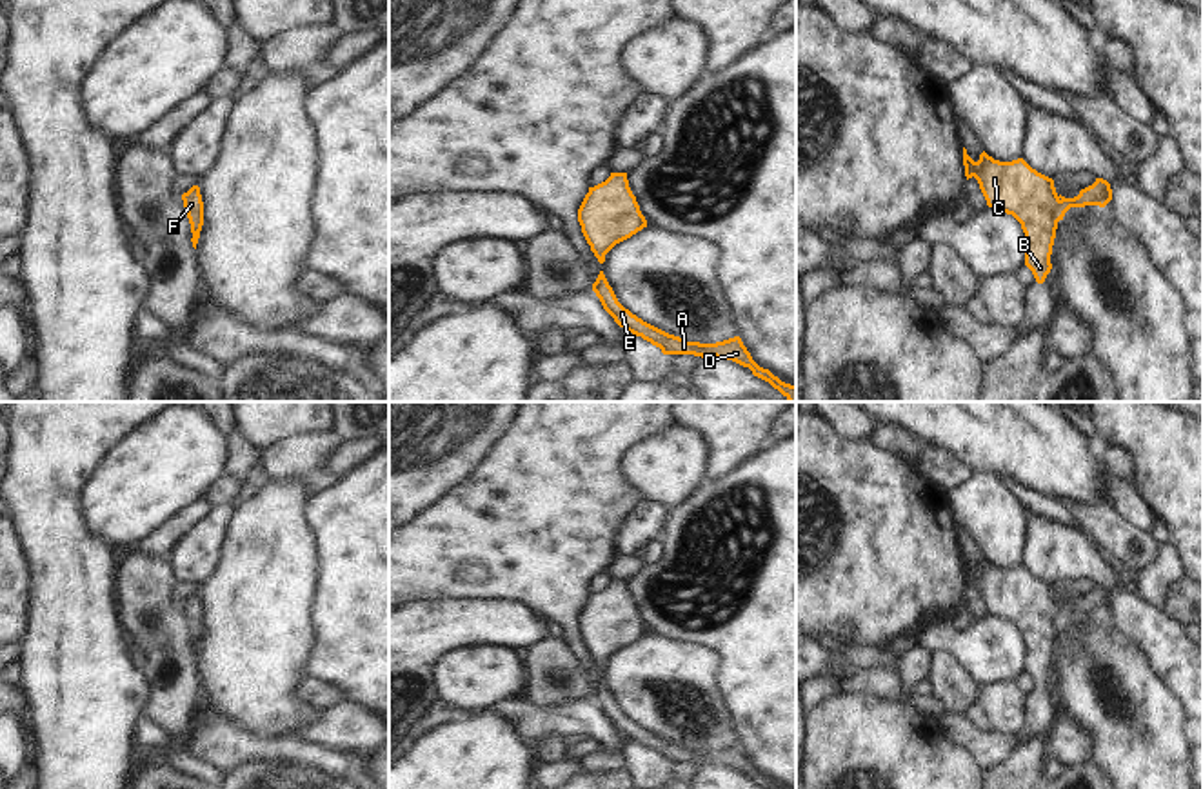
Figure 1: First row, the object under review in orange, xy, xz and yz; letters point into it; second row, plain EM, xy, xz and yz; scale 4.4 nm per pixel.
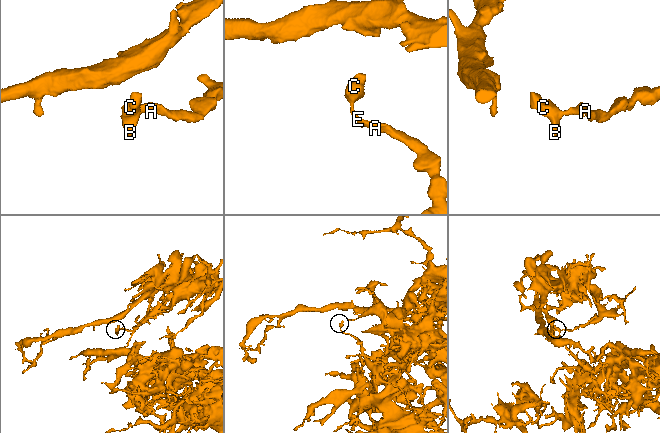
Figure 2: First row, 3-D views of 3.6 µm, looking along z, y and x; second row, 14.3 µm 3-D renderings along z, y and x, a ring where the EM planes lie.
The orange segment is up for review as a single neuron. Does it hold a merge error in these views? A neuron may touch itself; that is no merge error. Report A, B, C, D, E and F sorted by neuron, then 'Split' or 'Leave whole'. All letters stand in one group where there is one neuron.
Groups: A B C D E F. Leave whole

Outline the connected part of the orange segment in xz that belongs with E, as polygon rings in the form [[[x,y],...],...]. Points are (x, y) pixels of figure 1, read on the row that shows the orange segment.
[[[600,271],[596,282],[592,284],[592,291],[600,298],[603,309],[614,318],[614,322],[623,327],[625,331],[641,336],[643,340],[651,342],[652,345],[660,347],[663,355],[694,355],[701,358],[721,358],[732,360],[743,367],[749,367],[754,376],[769,382],[774,389],[778,389],[789,402],[796,402],[796,385],[781,382],[774,376],[769,369],[760,367],[747,347],[743,345],[740,336],[716,342],[716,344],[700,344],[700,342],[687,342],[680,336],[669,335],[636,315],[625,309],[612,287],[609,285],[603,271]]]

